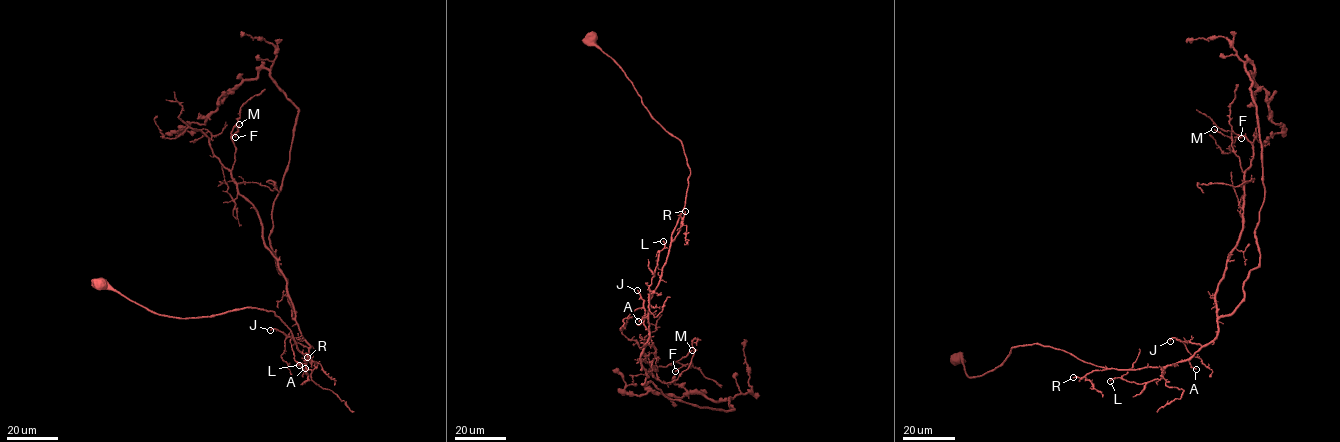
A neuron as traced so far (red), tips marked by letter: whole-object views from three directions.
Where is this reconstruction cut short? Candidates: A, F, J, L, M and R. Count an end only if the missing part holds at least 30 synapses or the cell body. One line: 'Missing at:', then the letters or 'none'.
Missing at: J, L

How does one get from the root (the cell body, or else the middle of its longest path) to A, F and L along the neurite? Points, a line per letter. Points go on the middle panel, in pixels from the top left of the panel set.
A: (591, 38), (622, 69), (651, 117), (681, 142), (690, 171), (660, 280), (648, 316), (638, 321)
F: (591, 38), (681, 142), (689, 169), (644, 344), (656, 348), (652, 369), (683, 364), (675, 371)
L: (591, 38), (622, 69), (651, 117), (681, 142), (689, 169), (684, 207), (651, 293), (648, 287), (663, 241)

